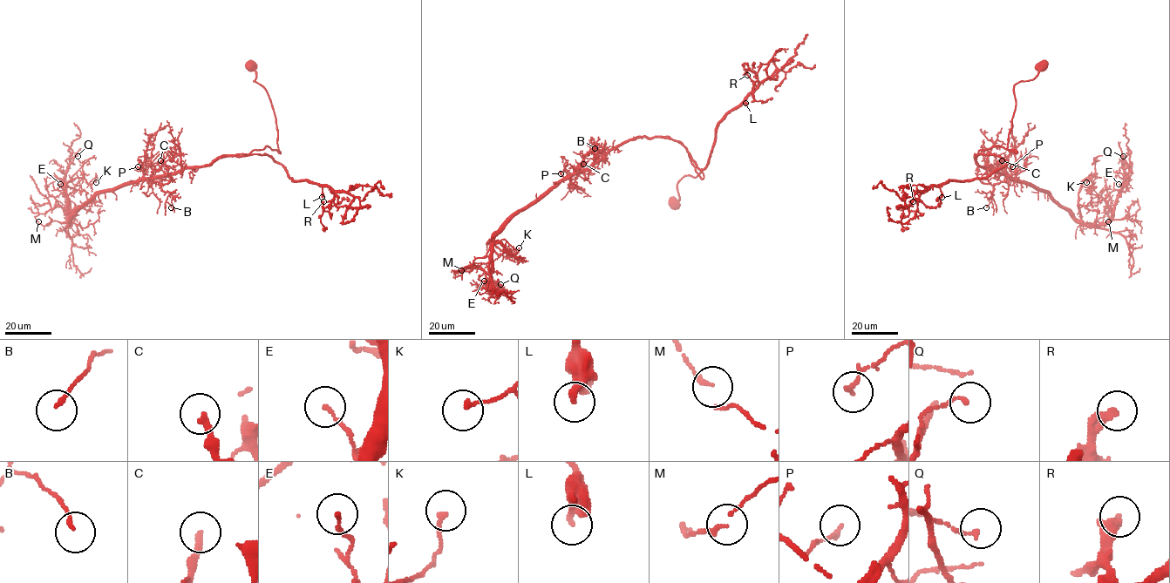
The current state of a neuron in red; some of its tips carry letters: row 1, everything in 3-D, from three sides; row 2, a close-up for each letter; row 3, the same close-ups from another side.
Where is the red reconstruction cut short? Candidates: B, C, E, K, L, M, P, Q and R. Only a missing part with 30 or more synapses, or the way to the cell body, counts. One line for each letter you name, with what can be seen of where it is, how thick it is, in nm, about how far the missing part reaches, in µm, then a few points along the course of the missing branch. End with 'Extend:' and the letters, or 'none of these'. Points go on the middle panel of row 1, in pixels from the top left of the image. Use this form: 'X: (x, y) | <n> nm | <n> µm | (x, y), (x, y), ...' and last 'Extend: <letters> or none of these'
C: (583, 164) | 240 nm | 25 µm | (583, 164), (592, 158), (594, 152)
Extend: C

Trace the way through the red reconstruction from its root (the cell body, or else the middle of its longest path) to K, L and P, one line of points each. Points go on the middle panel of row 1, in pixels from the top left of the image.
K: (674, 203), (677, 183), (701, 169), (703, 179), (674, 139), (635, 137), (560, 179), (487, 241), (519, 247)
L: (674, 203), (683, 177), (695, 177), (701, 169), (704, 175), (674, 139), (703, 169), (717, 125), (745, 103)
P: (674, 203), (683, 177), (704, 175), (671, 138), (635, 137), (570, 176), (561, 173)

